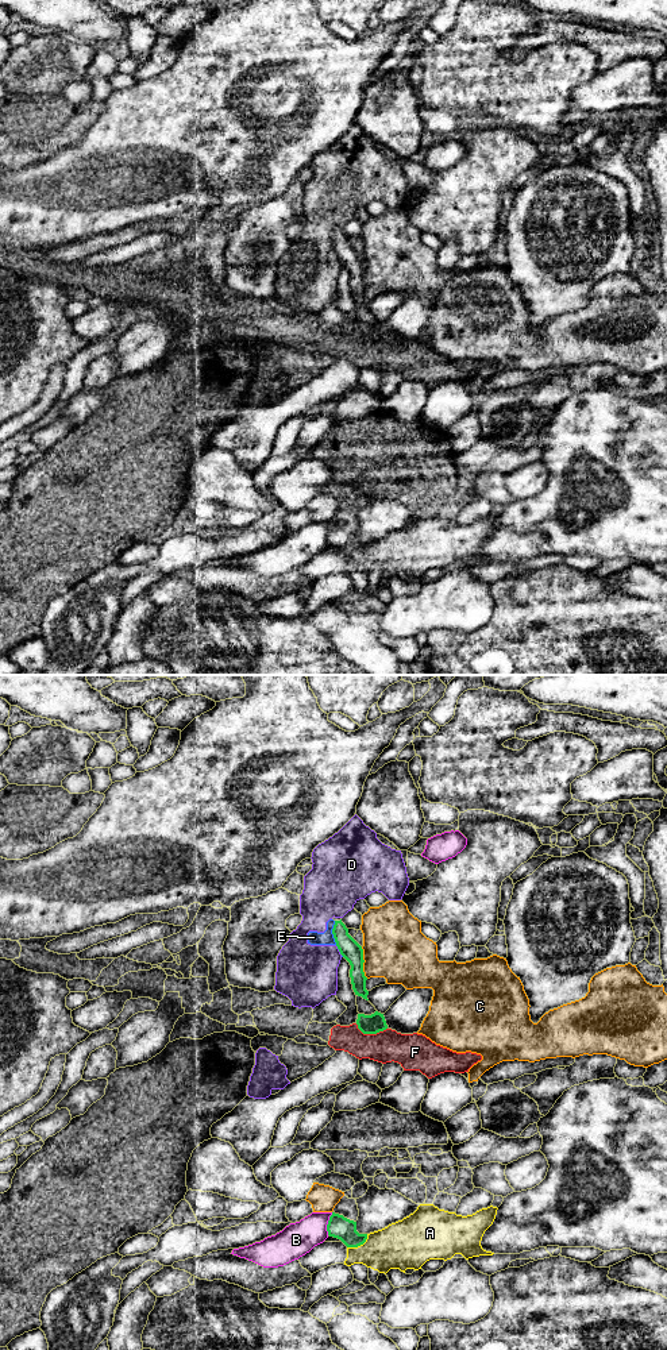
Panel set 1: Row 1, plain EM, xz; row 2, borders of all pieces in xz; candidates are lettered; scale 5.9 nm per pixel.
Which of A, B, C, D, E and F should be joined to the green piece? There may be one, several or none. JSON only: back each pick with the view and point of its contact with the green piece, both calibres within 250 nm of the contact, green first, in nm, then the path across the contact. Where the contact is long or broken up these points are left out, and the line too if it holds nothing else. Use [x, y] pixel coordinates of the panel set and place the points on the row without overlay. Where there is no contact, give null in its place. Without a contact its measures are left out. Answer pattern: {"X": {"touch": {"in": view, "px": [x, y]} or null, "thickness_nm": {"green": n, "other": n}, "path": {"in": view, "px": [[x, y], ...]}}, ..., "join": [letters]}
{"join": []}

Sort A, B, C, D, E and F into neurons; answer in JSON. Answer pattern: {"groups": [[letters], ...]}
{"groups": [["A"], ["B"], ["C"], ["D", "E"], ["F"]]}

